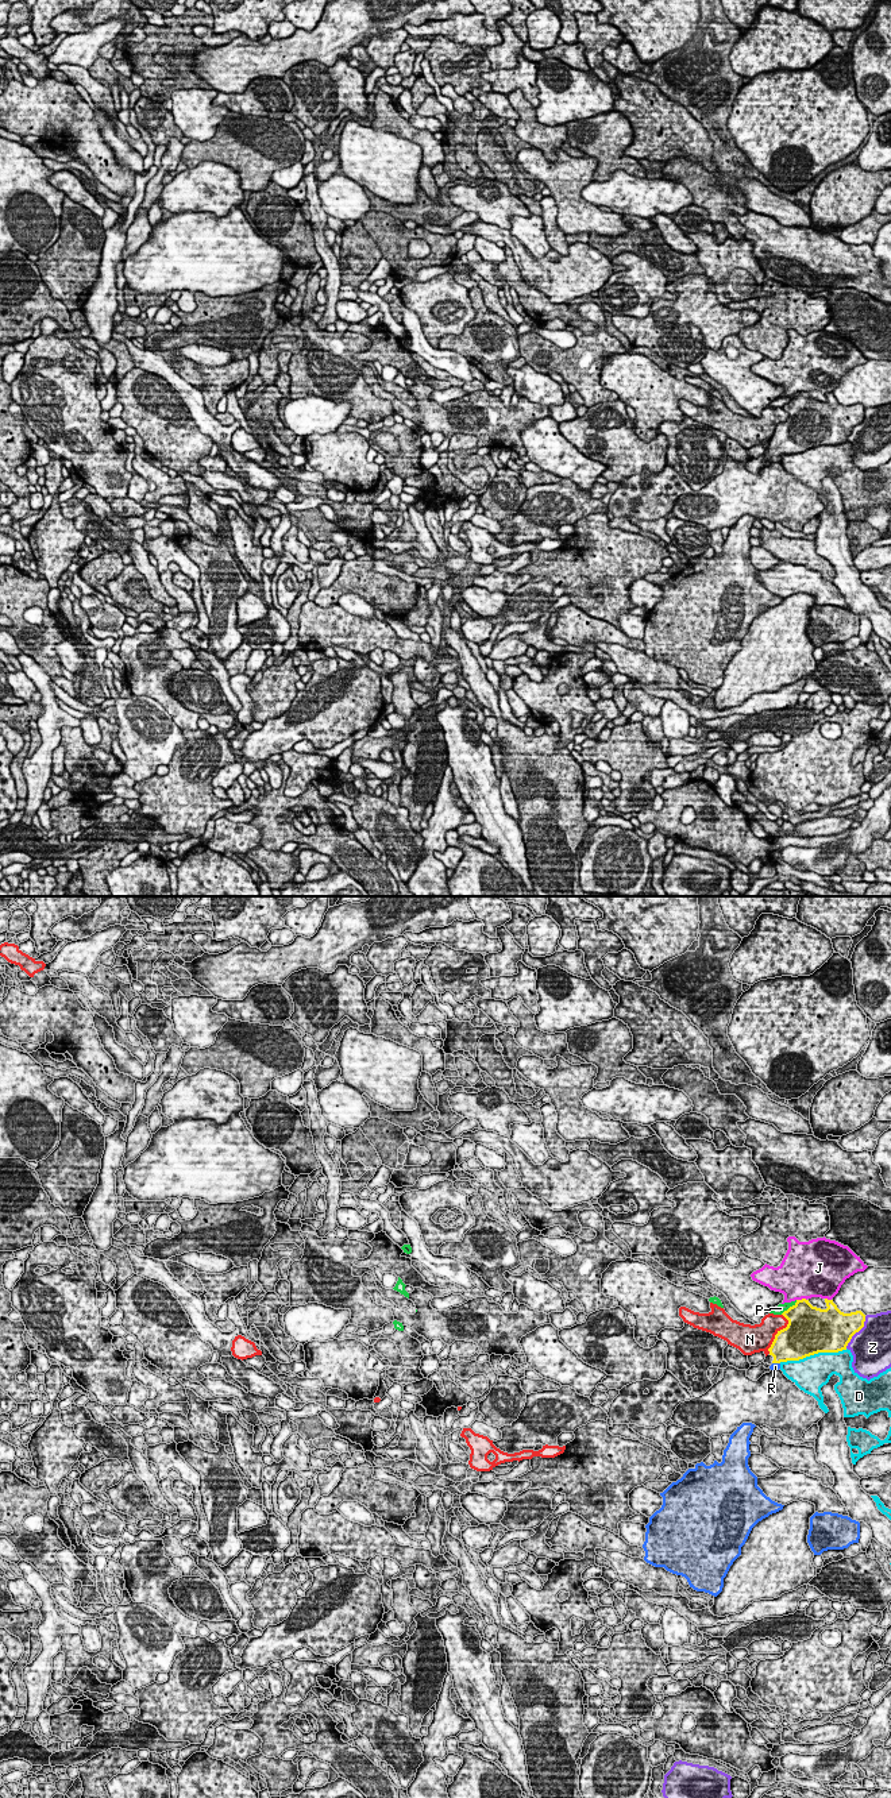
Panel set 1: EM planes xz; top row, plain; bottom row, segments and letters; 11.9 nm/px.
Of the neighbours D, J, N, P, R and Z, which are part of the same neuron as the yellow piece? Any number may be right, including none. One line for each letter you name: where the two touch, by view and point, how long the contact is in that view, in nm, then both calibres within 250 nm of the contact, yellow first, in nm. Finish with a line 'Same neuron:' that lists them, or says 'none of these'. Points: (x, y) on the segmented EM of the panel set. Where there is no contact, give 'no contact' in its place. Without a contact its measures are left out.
R: contact xz (776, 1362); length 100 nm; calibres 360 and 100 nm
Same neuron: R

